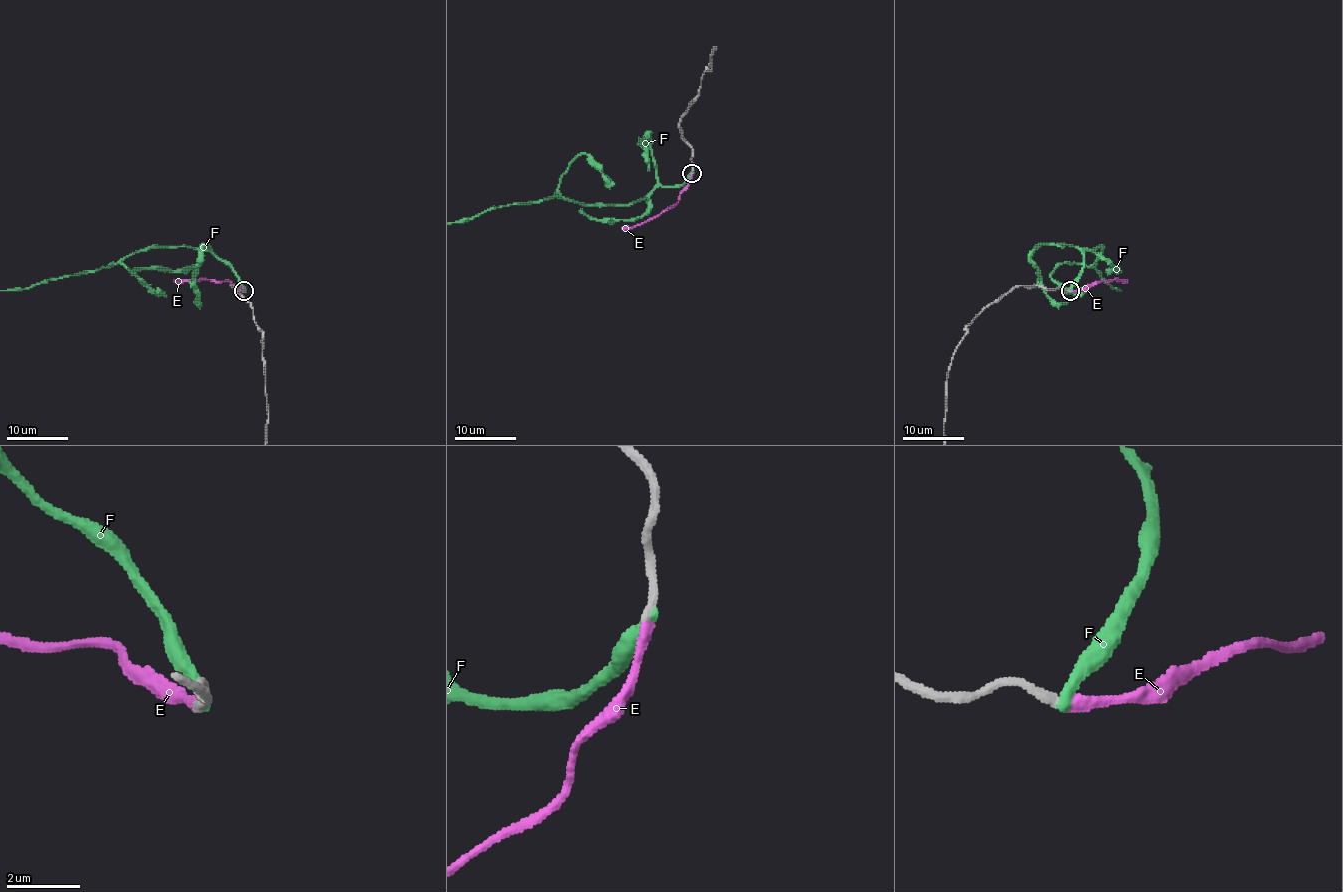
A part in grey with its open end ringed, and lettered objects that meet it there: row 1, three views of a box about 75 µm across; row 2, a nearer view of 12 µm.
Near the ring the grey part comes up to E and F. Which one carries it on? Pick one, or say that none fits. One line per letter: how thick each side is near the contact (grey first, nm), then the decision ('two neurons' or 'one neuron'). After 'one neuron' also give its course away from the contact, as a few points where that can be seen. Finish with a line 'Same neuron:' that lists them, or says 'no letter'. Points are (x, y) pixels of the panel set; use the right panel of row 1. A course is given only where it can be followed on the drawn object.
E: calibres 260 and 320 nm; one neuron; course (1070, 292), (1086, 290), (1101, 281), (1125, 281)
F: calibres 280 and 320 nm; two neurons
Same neuron: E

